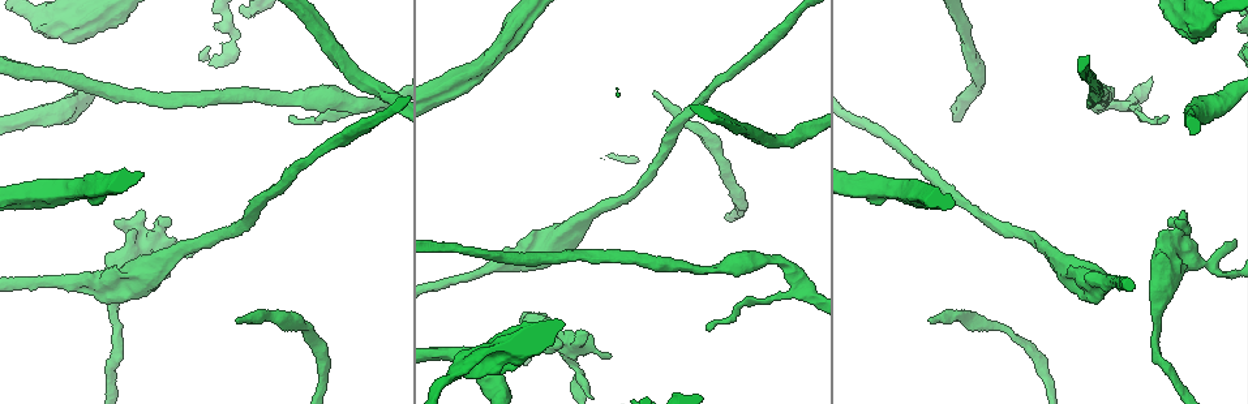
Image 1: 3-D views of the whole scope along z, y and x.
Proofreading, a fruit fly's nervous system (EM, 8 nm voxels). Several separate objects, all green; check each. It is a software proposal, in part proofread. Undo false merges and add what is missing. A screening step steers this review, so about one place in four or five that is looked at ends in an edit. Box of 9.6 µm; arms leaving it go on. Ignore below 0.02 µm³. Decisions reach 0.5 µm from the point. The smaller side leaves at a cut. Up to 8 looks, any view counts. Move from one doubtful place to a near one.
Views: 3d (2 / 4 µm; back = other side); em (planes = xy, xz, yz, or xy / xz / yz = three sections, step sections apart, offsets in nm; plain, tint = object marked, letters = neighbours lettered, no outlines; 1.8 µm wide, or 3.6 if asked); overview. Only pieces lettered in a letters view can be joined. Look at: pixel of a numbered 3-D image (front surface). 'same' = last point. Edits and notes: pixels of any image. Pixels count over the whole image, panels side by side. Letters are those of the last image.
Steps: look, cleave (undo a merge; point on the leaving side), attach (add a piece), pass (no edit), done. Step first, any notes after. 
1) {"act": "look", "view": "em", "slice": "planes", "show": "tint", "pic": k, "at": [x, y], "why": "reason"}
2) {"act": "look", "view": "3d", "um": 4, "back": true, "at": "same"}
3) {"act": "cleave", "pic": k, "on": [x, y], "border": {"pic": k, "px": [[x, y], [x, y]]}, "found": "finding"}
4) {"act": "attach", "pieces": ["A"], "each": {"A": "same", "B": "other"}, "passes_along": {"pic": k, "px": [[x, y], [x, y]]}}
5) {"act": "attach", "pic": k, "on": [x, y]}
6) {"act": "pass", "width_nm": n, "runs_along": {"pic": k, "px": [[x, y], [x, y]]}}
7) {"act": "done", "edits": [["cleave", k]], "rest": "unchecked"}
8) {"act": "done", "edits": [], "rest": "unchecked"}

{"act": "look", "view": "3d", "um": 2, "pic": 1, "at": [654, 93], "why": "branch stops here"}

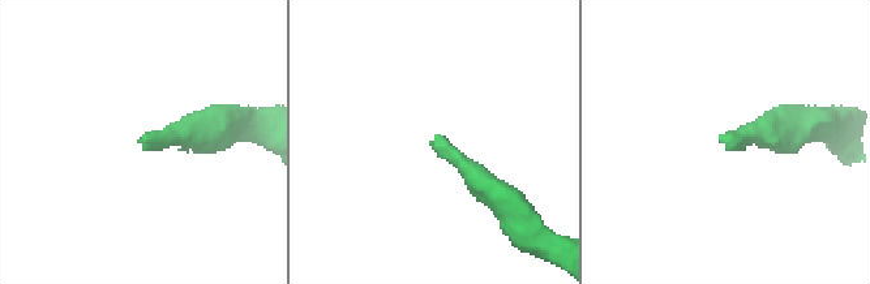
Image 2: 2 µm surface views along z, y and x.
{"act": "look", "view": "em", "slice": "planes", "show": "plain", "pic": 2, "at": [144, 135], "why": "need the tissue"}

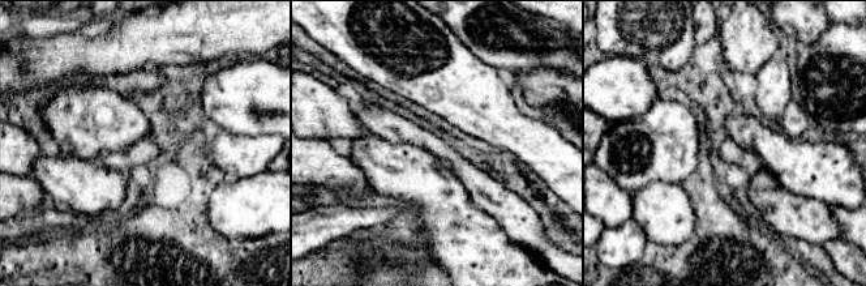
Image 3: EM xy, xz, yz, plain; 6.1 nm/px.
{"act": "look", "view": "em", "slice": "planes", "show": "letters", "at": "same"}

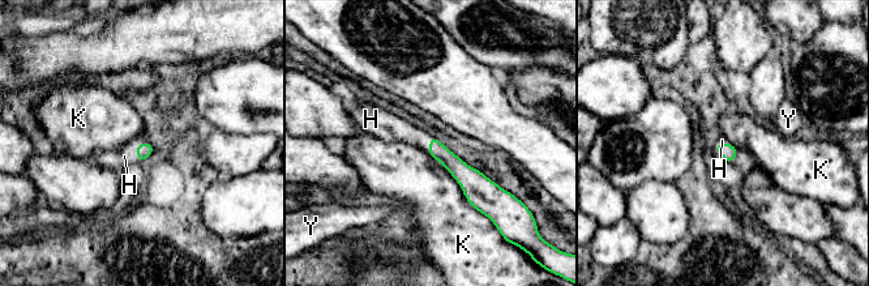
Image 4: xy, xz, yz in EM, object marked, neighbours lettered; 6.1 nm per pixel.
{"act": "attach", "pieces": ["H"], "each": {"H": "same", "K": "other", "Y": "other"}, "found": "it goes on there"}

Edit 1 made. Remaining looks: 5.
{"act": "look", "view": "em", "um": 3.6, "slice": "planes", "show": "letters", "pic": 1, "at": [374, 102], "why": "arms part here"}

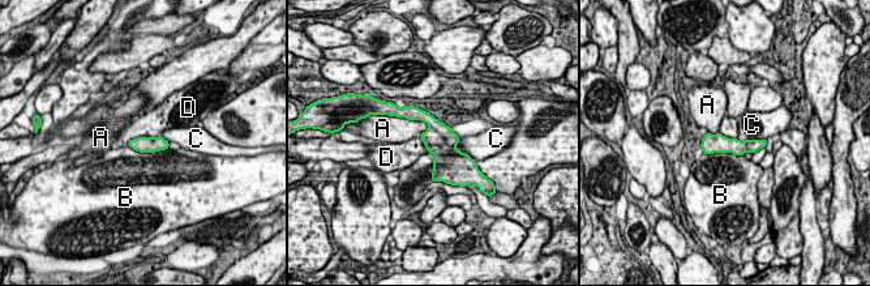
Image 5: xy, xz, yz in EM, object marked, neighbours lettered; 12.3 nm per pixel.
{"act": "pass", "width_nm": 190, "longest_contact_nm": ["B", 500], "each": {"A": "other", "B": "other", "C": "other", "D": "other"}, "found": "one neuron here"}

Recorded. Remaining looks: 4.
{"act": "look", "view": "3d", "um": 4, "pic": 1, "at": [69, 24], "why": "thick turns thin"}

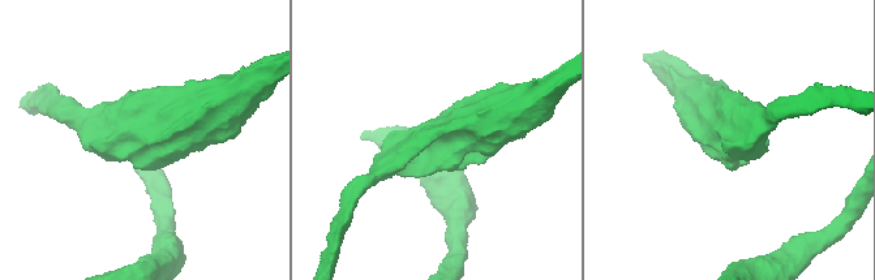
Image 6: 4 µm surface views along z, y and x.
{"act": "look", "view": "em", "slice": "planes", "show": "letters", "pic": 6, "at": [725, 134], "why": "shape alone is not enough"}

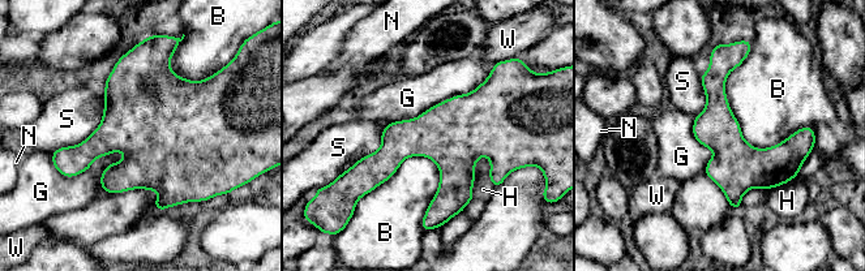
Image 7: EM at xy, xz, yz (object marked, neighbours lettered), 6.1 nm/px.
{"act": "pass", "longest_contact_nm": ["B", 600], "each": {"B": "other", "G": "other", "H": "other", "N": "other", "S": "other", "W": "other"}, "border": {"pic": 7, "px": [[51, 153], [65, 176], [124, 158]]}, "found": "one neuron here"}

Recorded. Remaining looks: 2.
{"act": "done", "edits": [["attach", 4]], "rest": "unchecked"}

